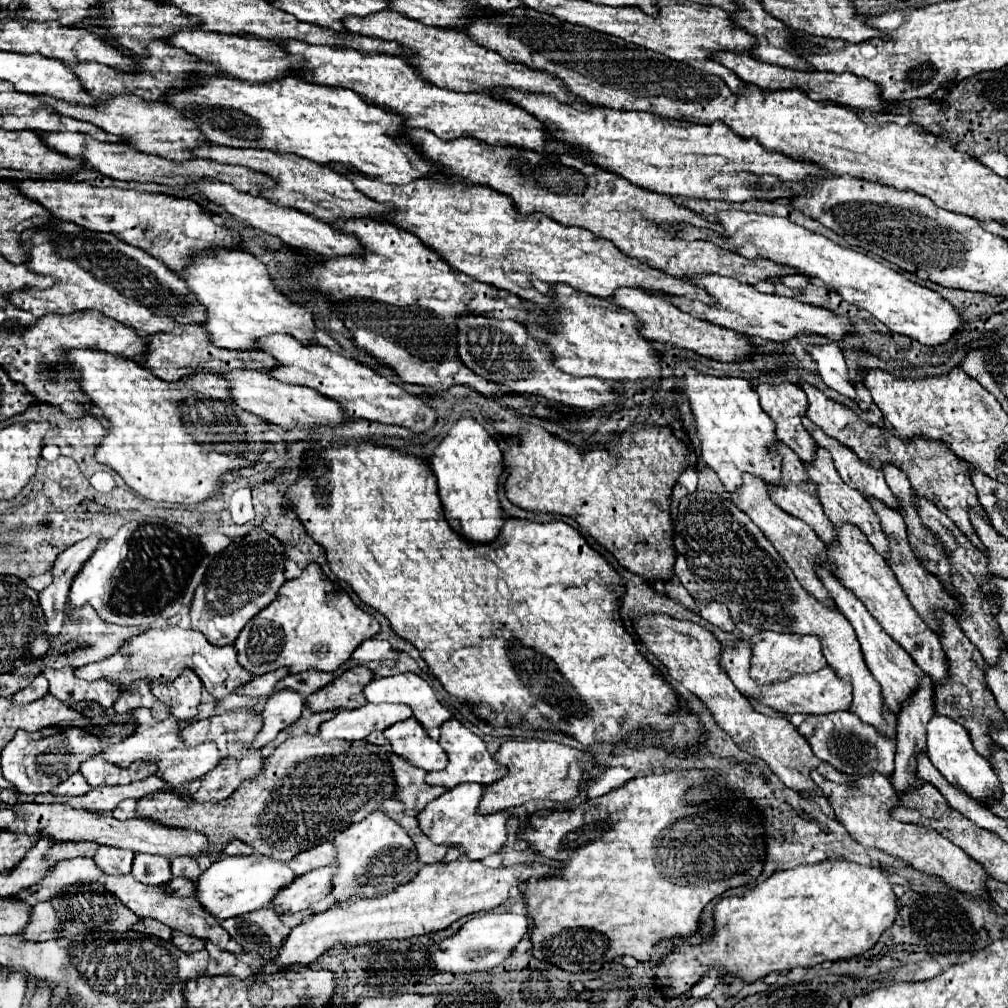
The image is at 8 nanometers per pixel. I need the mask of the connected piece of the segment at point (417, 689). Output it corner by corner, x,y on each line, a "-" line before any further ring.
399,674
369,682
363,690
367,702
403,702
413,710
413,718
425,728
427,736
437,740
439,728
451,718
451,712
441,706
429,684
417,674

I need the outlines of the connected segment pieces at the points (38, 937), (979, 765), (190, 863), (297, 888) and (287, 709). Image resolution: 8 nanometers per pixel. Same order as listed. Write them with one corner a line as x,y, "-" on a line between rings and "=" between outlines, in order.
41,902
29,912
29,924
27,930
23,930
23,938
25,940
29,938
33,942
51,940
55,938
55,932
59,932
59,928
61,928
61,920
57,918
53,906
49,902
=
935,714
927,726
927,754
933,762
933,766
945,776
945,780
959,788
961,792
965,792
967,796
971,796
973,800
977,800
979,804
989,806
991,802
999,800
1003,796
1003,790
999,786
999,778
993,772
991,764
979,756
969,740
967,730
963,730
963,726
959,726
957,722
951,722
951,718
943,718
939,714
=
179,856
179,858
171,860
171,868
173,868
173,876
187,878
187,880
195,880
201,874
197,860
191,860
187,856
=
325,866
295,878
271,900
271,906
277,912
301,912
311,908
311,904
319,902
331,892
333,872
335,866
=
281,690
269,696
267,704
261,710
263,716
263,728
253,740
253,748
261,748
267,742
271,742
281,730
297,722
305,712
305,700
299,692
293,690

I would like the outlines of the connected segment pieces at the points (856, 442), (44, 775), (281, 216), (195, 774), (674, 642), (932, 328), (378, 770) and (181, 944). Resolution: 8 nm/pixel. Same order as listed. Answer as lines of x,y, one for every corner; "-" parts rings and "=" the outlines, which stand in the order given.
803,382
801,388
805,390
805,394
809,398
807,418
811,422
815,422
825,434
835,438
837,442
841,442
843,446
853,450
857,454
857,458
863,460
865,464
871,464
877,470
881,470
885,464
893,464
899,470
903,470
907,474
907,478
911,480
913,490
921,498
927,498
929,502
933,502
945,516
949,516
953,520
953,524
971,540
971,544
975,548
983,550
983,544
979,542
975,528
969,520
969,512
975,510
979,514
985,514
985,510
977,498
977,490
971,480
971,466
967,466
967,462
955,458
941,442
931,442
931,440
903,442
885,428
863,424
863,420
851,408
829,400
821,390
809,386
807,382
=
43,728
39,732
19,730
15,738
1,752
3,778
17,786
19,793
40,794
51,792
59,782
79,770
79,764
89,756
101,752
101,740
85,728
=
199,180
197,184
193,184
197,192
201,192
209,202
219,204
221,208
225,208
233,218
247,222
253,228
259,228
267,234
279,236
285,244
293,246
293,248
301,248
307,252
315,252
327,258
339,258
339,256
347,256
347,254
363,254
363,246
361,242
353,236
353,234
343,234
341,230
335,230
333,226
317,220
311,214
299,212
295,208
283,208
277,206
273,202
269,202
263,196
251,196
245,192
237,192
231,184
221,184
221,182
213,182
213,180
=
137,708
133,712
127,714
113,714
109,722
114,724
133,724
135,732
131,736
127,736
125,740
117,744
112,744
103,748
103,756
105,760
121,766
121,768
129,768
133,762
141,760
141,762
151,762
157,764
157,772
155,776
167,780
175,790
189,790
189,784
201,776
205,776
209,770
213,770
219,764
219,750
215,750
213,742
205,742
203,746
183,746
183,742
179,742
179,726
175,722
175,718
167,718
165,722
155,722
151,718
149,710
=
645,616
637,618
637,634
643,640
645,648
667,668
669,676
683,684
689,692
693,692
713,714
715,722
735,740
735,744
765,760
767,766
779,776
779,780
795,790
795,792
807,792
815,796
823,796
823,792
815,786
811,780
811,770
819,770
819,774
833,782
851,782
849,776
837,772
833,766
821,762
811,746
807,746
807,740
795,730
795,726
785,718
771,718
765,714
759,714
751,708
747,698
735,690
735,684
727,678
727,674
721,670
719,658
721,658
721,644
717,642
711,632
701,628
693,622
681,622
669,616
=
729,210
719,212
717,222
721,222
725,234
693,226
681,226
679,234
687,240
709,240
723,250
741,254
743,258
765,258
783,262
785,266
801,268
809,278
817,278
837,290
849,304
857,302
859,308
869,310
889,330
919,340
925,346
945,344
953,338
953,334
961,332
961,316
949,300
917,282
907,280
903,274
883,266
867,254
843,248
825,236
789,222
787,218
=
289,736
275,752
265,760
263,770
253,778
245,780
229,798
221,802
197,804
193,798
177,796
177,792
161,790
149,794
137,802
137,818
157,822
161,826
195,830
207,836
209,848
207,854
221,854
223,848
235,838
249,846
253,846
259,854
275,858
275,860
291,860
295,854
319,846
323,842
331,842
339,830
345,830
353,822
363,820
367,814
375,812
379,802
395,796
395,780
391,774
389,758
383,748
363,742
347,742
347,740
331,740
323,742
319,736
=
173,932
173,944
181,950
181,952
197,952
197,950
203,950
205,948
205,942
199,942
199,938
187,938
185,934
179,934
179,932

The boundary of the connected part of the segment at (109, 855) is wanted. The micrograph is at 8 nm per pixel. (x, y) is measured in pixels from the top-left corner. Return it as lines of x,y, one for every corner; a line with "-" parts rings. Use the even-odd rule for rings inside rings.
99,846
97,854
93,856
95,864
99,870
105,874
129,874
131,872
131,862
133,862
133,852
123,850
123,848
109,848
109,846

